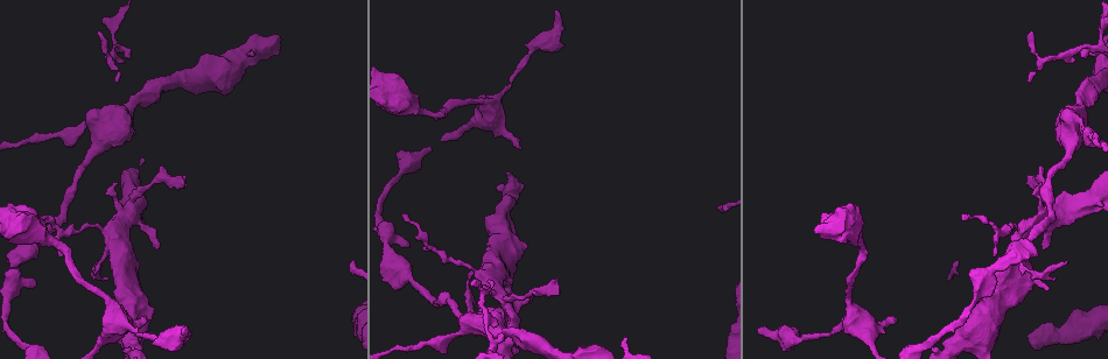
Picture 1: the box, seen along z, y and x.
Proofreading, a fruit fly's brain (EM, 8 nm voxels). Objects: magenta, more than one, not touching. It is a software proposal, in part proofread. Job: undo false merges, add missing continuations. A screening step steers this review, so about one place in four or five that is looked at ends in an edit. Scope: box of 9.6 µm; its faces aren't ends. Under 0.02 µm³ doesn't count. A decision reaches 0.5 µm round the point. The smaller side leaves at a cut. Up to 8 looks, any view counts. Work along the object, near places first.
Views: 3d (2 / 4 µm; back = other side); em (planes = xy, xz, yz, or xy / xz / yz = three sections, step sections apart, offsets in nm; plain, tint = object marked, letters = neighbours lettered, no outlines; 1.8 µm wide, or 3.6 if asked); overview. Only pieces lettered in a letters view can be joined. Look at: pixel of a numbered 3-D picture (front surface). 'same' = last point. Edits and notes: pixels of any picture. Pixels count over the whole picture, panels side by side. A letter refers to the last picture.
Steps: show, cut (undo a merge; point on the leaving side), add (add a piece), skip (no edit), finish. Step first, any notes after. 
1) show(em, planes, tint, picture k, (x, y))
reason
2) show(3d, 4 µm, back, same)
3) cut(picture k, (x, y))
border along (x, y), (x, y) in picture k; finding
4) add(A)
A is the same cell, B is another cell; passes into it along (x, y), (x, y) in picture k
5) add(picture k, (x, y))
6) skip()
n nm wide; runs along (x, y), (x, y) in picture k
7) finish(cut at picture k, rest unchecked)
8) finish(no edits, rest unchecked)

show(em, 3.6 µm, planes, letters, picture 1, (470, 284))
tapers out

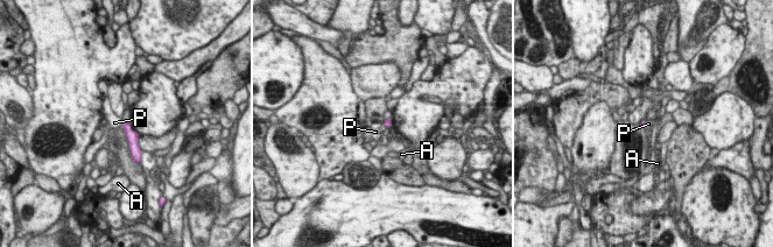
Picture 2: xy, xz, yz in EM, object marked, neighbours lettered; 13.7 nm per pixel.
add(P)
P is the same cell, A is another cell; passes into it along (132, 136), (123, 126), (114, 122) in picture 2; the neuron continues

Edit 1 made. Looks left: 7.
show(overview)
see it whole again

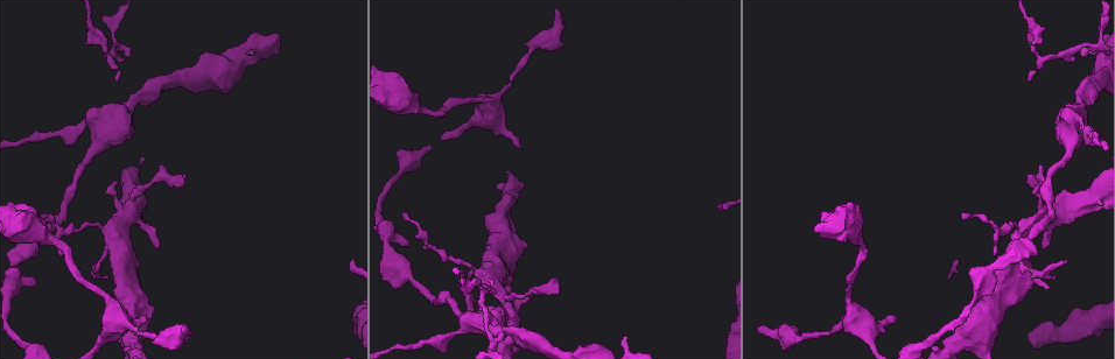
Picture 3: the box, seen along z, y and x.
show(3d, 4 µm, picture 3, (895, 318))
free end

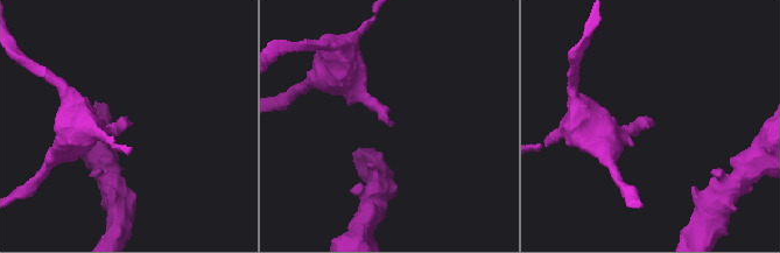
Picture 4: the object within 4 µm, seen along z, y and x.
show(em, planes, plain, picture 4, (130, 122))
shape alone is not enough

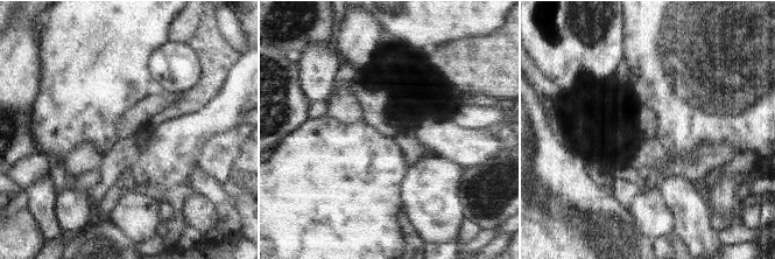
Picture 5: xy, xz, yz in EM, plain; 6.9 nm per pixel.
show(em, planes, letters, same)

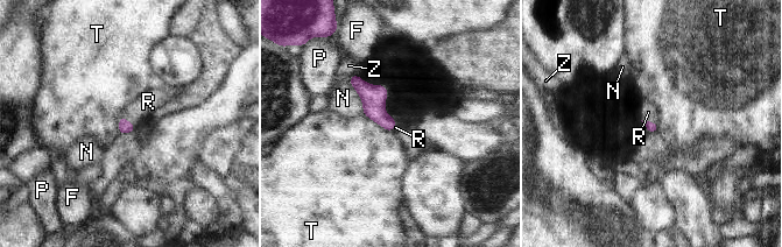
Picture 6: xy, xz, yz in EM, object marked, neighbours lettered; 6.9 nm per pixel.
add(R)
R is the same cell, F, N, P, T and Z are other cells; passes into it along (652, 127), (649, 121), (648, 112) in picture 6; the neuron continues

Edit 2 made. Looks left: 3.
show(3d, 2 µm, picture 3, (626, 338))
free end

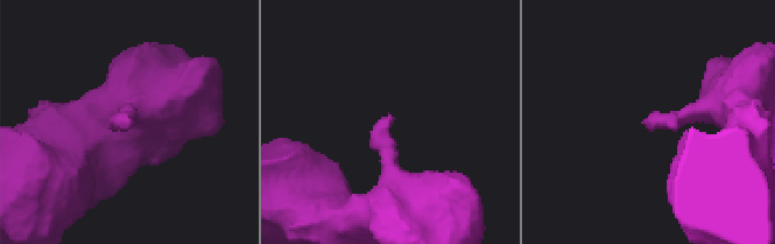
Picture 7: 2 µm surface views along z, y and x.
show(em, xz, step 8, tint, picture 7, (646, 124))

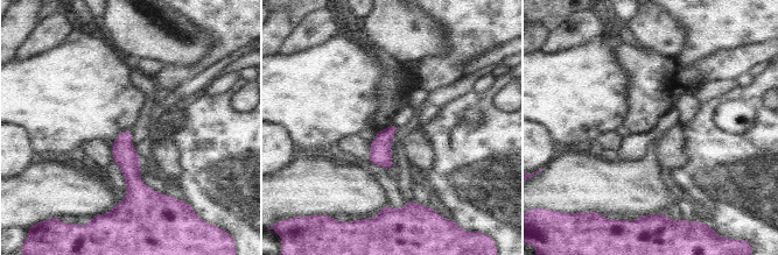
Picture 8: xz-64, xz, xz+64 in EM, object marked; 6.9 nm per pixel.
show(em, planes, letters, same)

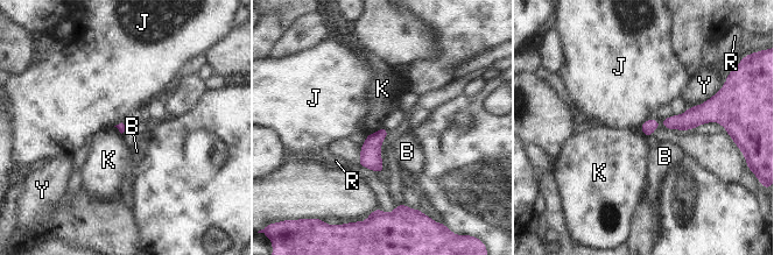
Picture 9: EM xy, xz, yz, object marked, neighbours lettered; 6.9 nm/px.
skip()
Y touches over 240 nm; B, J, K, R and Y are other cells; runs along (712, 117), (660, 121), (644, 127) in picture 9; none of them fits

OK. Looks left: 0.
finish(add at picture 2, add at picture 6, rest unchecked)

